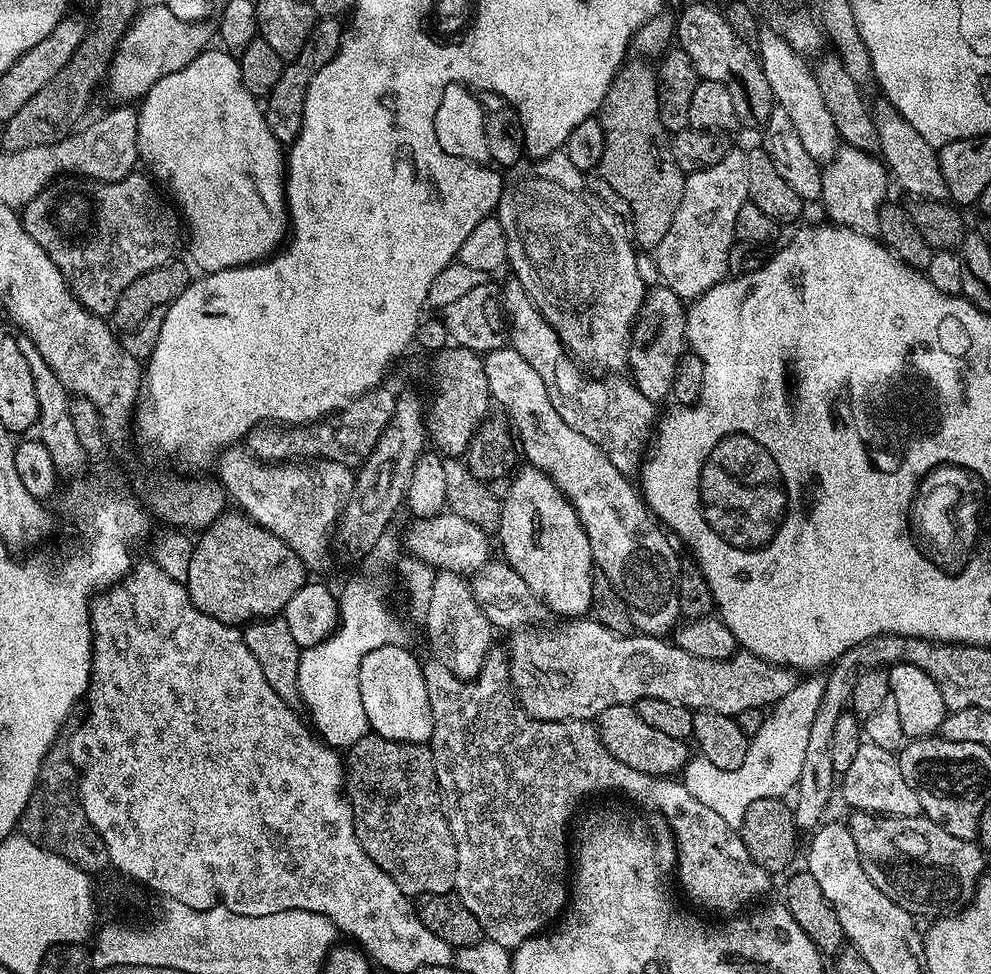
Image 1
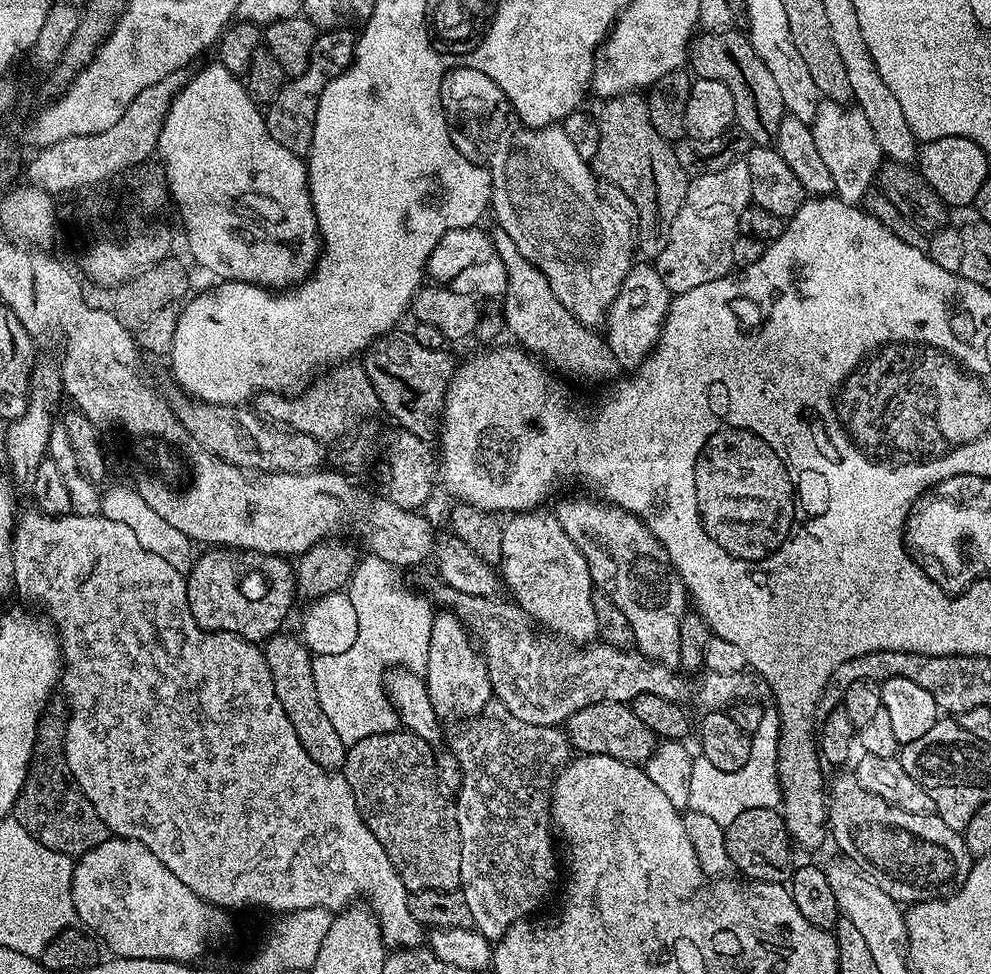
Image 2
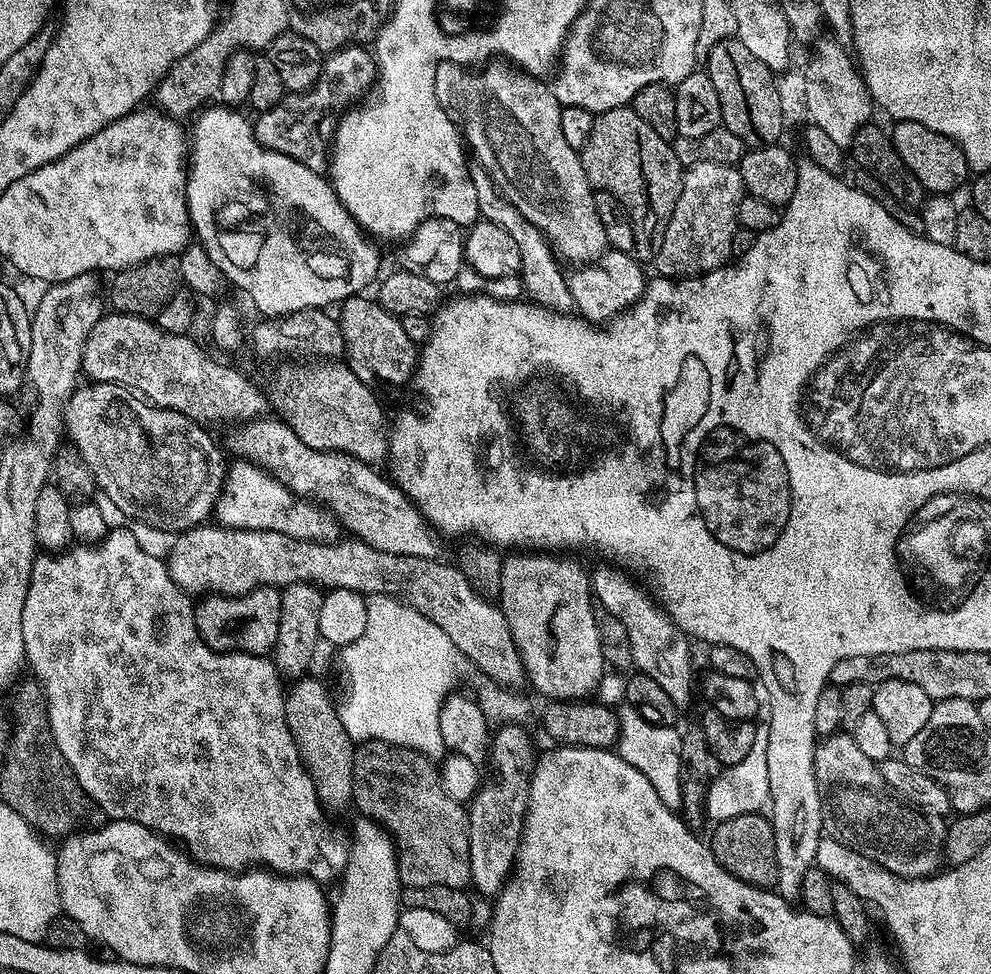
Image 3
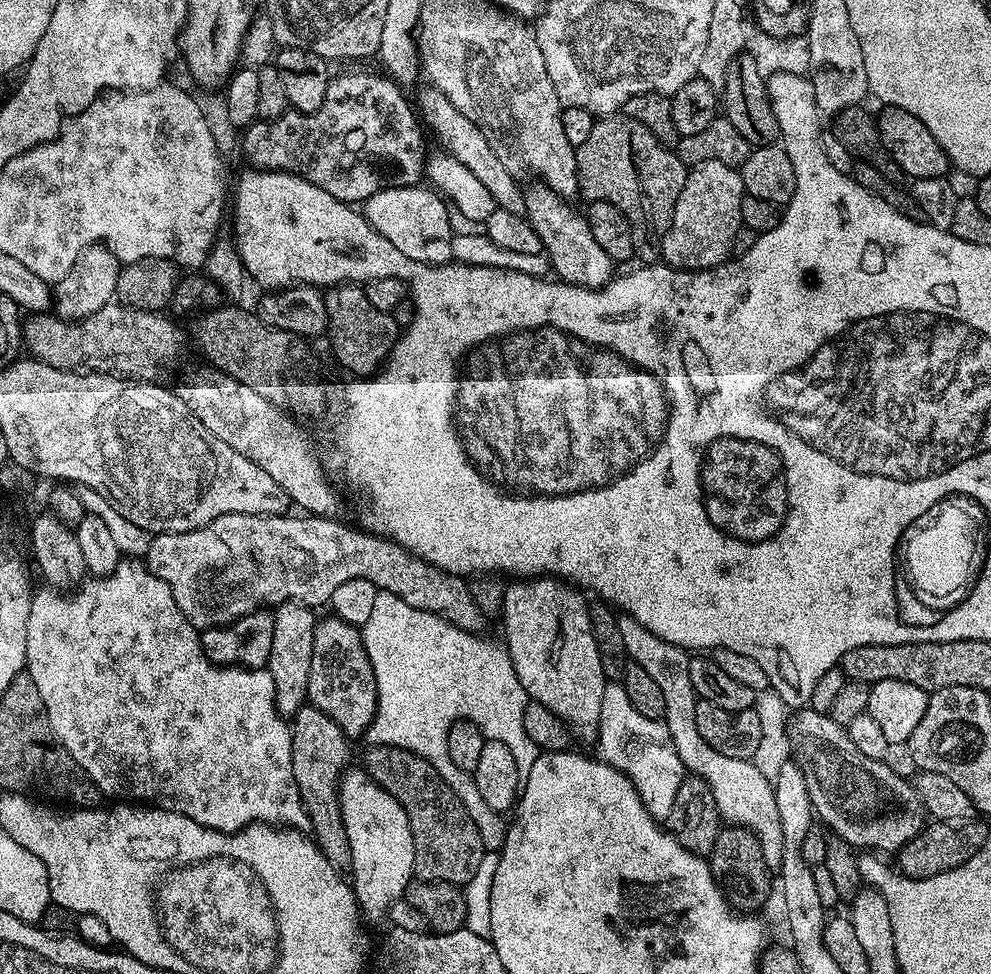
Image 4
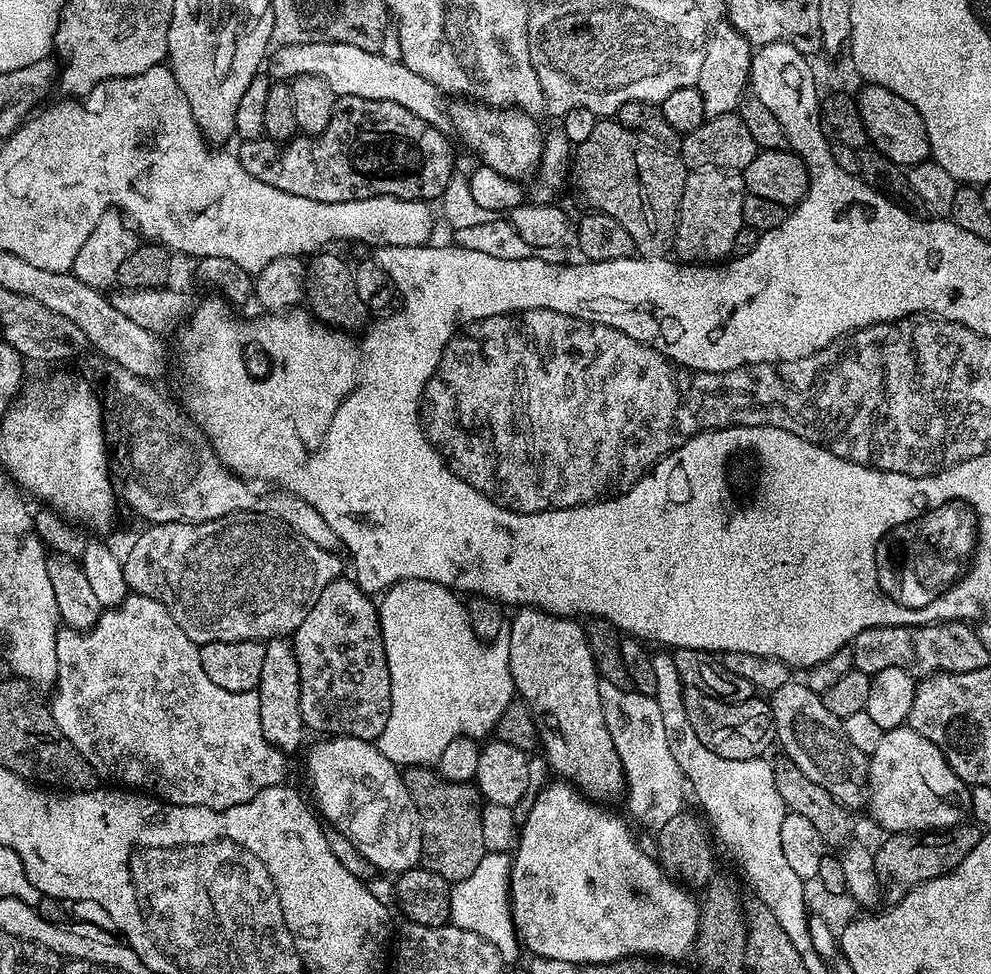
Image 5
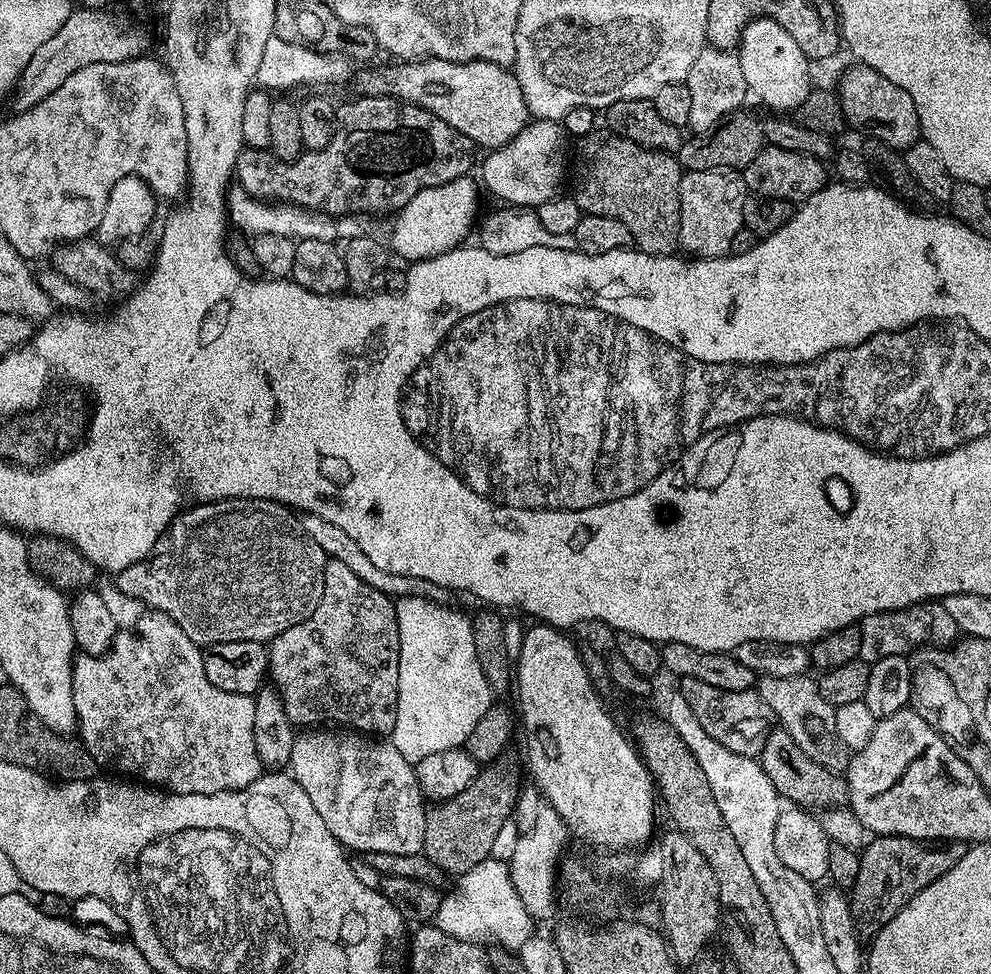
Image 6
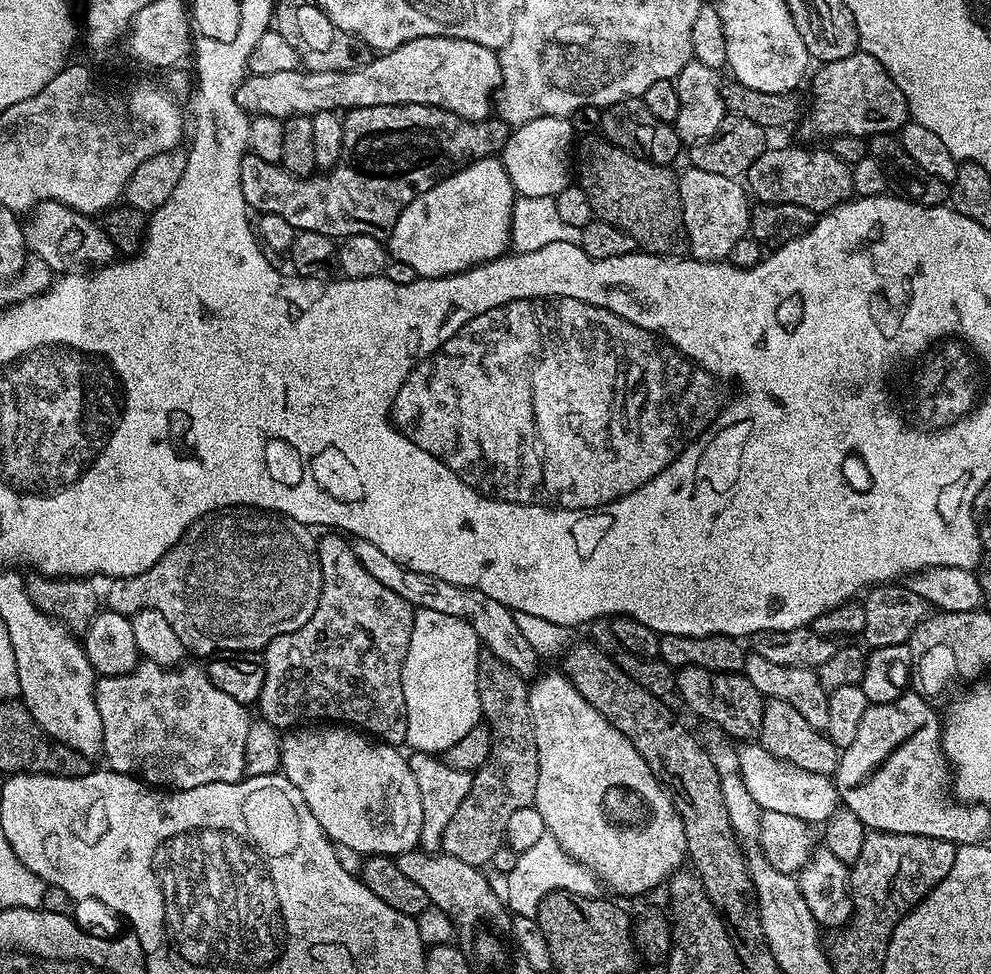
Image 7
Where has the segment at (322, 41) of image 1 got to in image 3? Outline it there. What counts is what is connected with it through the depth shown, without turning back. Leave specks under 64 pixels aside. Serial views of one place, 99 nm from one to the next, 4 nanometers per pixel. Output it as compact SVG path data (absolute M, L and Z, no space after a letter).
M349 44L347 48L339 48L325 59L320 71L320 81L309 92L288 92L282 98L282 102L278 102L278 106L255 117L256 140L262 146L266 146L266 150L286 154L286 158L294 158L294 162L302 162L302 166L310 166L310 170L323 173L330 164L330 145L338 117L349 106L355 105L359 101L356 99L367 88L369 91L375 85L377 75L375 55L365 45Z

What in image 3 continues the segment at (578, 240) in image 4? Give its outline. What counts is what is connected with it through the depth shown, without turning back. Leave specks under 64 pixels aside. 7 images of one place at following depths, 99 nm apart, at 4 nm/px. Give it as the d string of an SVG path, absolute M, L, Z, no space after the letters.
M609 250L595 266L584 266L568 276L568 289L576 303L575 311L583 319L597 325L611 322L640 301L646 287L645 265L630 252Z

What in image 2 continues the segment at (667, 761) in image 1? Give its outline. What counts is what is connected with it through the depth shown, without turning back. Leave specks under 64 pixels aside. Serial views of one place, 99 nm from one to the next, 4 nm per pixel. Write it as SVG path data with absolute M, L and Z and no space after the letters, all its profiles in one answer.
M598 702L570 714L566 721L568 743L577 753L586 756L609 756L629 764L644 764L658 745L657 737L635 717L631 705L618 702Z

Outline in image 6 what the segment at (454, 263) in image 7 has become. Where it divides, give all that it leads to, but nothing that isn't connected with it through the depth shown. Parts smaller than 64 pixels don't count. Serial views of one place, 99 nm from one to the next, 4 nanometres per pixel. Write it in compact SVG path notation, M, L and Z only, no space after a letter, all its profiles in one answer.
M471 175L459 176L458 179L454 182L446 182L442 186L430 186L426 190L418 190L418 194L414 194L414 198L410 198L410 202L406 202L406 206L400 209L399 212L395 213L393 220L396 221L394 221L392 224L392 244L390 240L391 251L395 253L397 257L399 257L398 255L400 255L402 259L408 260L407 262L415 262L417 260L433 260L438 254L446 254L450 250L461 247L461 245L463 245L465 241L467 241L464 239L466 239L467 236L471 234L471 232L473 235L474 229L477 227L478 224L478 215L476 216L476 211L478 211L480 208L481 189L478 187L478 184L478 189L476 189L476 184L474 181L472 181L472 179L473 177Z

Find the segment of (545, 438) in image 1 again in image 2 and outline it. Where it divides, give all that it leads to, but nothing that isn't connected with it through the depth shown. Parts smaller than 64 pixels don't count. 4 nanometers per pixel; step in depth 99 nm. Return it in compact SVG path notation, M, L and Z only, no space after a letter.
M580 496L577 500L564 500L554 508L558 522L566 534L570 534L570 542L582 550L582 558L586 558L586 566L590 570L593 585L626 614L630 626L634 629L635 647L646 658L659 664L679 665L679 623L686 611L686 593L684 583L674 570L670 558L658 538L640 517L617 504L609 504L603 499L591 500L588 496Z

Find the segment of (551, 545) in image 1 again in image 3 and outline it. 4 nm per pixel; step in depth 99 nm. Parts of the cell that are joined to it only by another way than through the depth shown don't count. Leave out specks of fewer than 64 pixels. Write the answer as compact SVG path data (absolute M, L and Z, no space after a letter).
M520 550L504 556L502 590L498 607L510 626L514 646L524 663L524 674L542 695L553 700L583 701L600 684L606 673L602 642L598 642L596 608L589 573L580 564L567 560L564 554L545 554L540 550Z

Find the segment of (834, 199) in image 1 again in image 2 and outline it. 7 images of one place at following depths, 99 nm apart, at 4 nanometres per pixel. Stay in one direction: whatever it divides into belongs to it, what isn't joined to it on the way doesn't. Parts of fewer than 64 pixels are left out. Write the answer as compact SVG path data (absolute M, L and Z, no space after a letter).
M821 99L811 125L818 154L822 154L822 162L826 162L830 178L834 178L835 195L848 204L859 205L866 190L873 187L882 163L878 138L874 138L874 130L866 114L862 114L858 107Z

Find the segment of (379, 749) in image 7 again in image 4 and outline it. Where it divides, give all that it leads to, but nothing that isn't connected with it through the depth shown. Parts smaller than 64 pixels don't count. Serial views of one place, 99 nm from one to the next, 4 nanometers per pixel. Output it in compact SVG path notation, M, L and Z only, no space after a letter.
M352 766L340 777L340 802L338 814L346 826L346 838L350 838L350 883L352 893L365 921L384 920L388 908L407 893L409 884L414 879L414 838L410 834L410 822L402 806L380 784L377 784L363 767Z

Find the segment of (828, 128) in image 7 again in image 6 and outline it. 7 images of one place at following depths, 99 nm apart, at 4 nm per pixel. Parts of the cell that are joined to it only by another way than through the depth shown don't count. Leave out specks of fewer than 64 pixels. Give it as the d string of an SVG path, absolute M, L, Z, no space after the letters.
M853 63L853 68L844 72L840 80L838 95L844 111L844 119L856 128L865 128L871 139L889 144L891 148L903 150L915 144L922 136L922 122L918 118L916 98L899 82L878 74L875 66Z

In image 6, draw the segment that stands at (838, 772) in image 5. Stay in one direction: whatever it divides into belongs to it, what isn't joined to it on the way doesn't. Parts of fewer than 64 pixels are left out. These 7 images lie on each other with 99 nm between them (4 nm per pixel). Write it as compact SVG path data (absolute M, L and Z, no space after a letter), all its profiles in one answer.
M808 674L794 678L762 676L758 680L758 691L766 706L770 706L779 727L784 728L794 742L798 742L798 750L802 750L808 758L814 758L814 762L823 768L836 770L846 760L846 749L838 738L838 730L834 730L836 710L830 702L826 702L826 698L822 698L819 683L810 677Z

